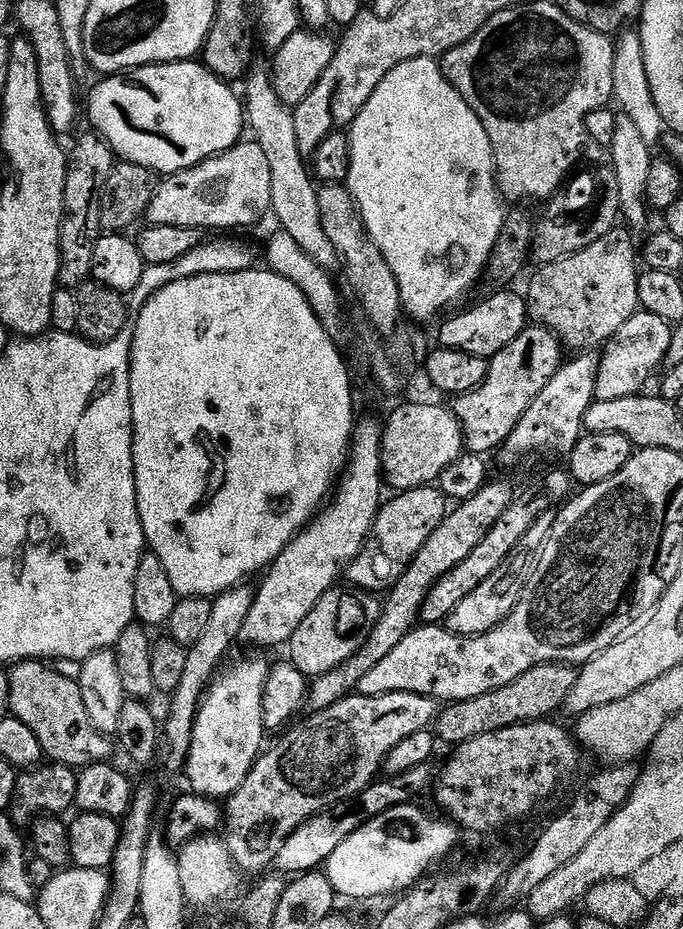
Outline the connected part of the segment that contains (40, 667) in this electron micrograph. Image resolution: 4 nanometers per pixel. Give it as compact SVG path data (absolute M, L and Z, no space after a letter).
M21 660L11 665L8 672L11 715L34 730L34 738L38 738L49 761L77 770L111 761L113 741L92 724L79 683L52 668L55 667L38 660Z

